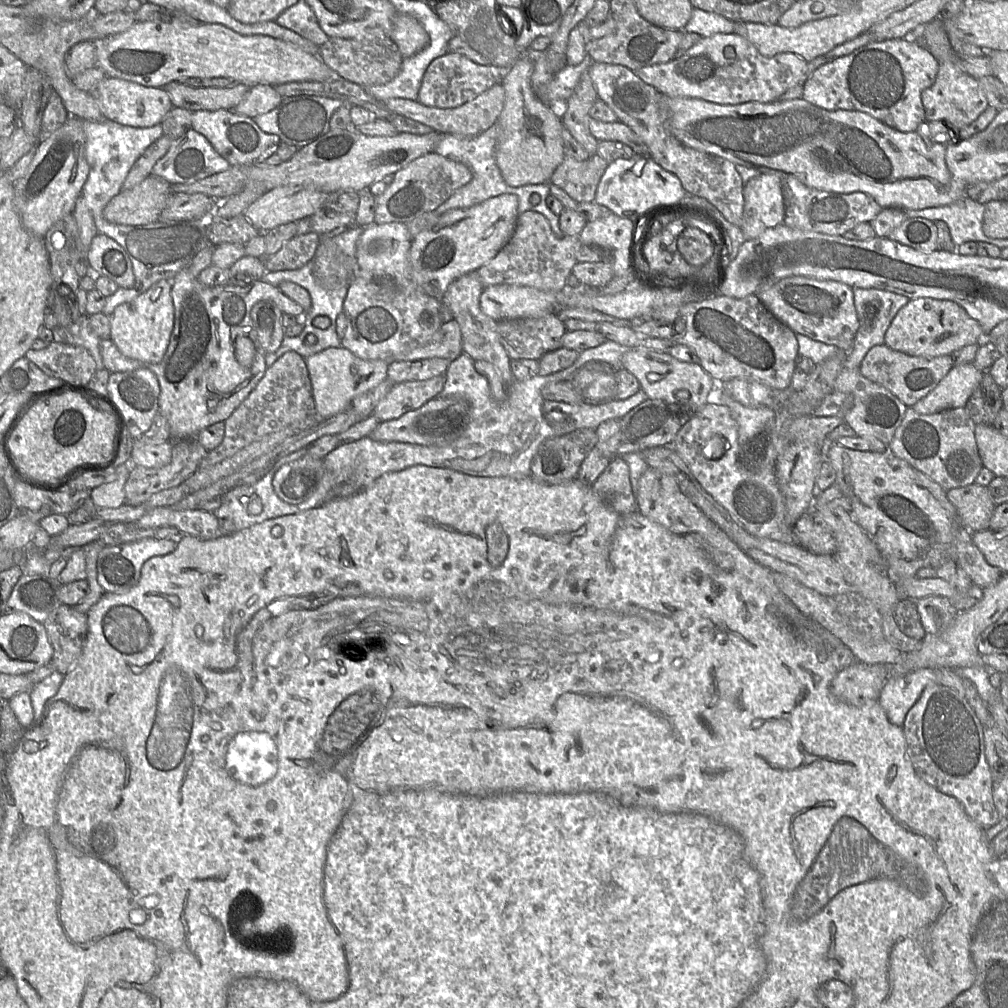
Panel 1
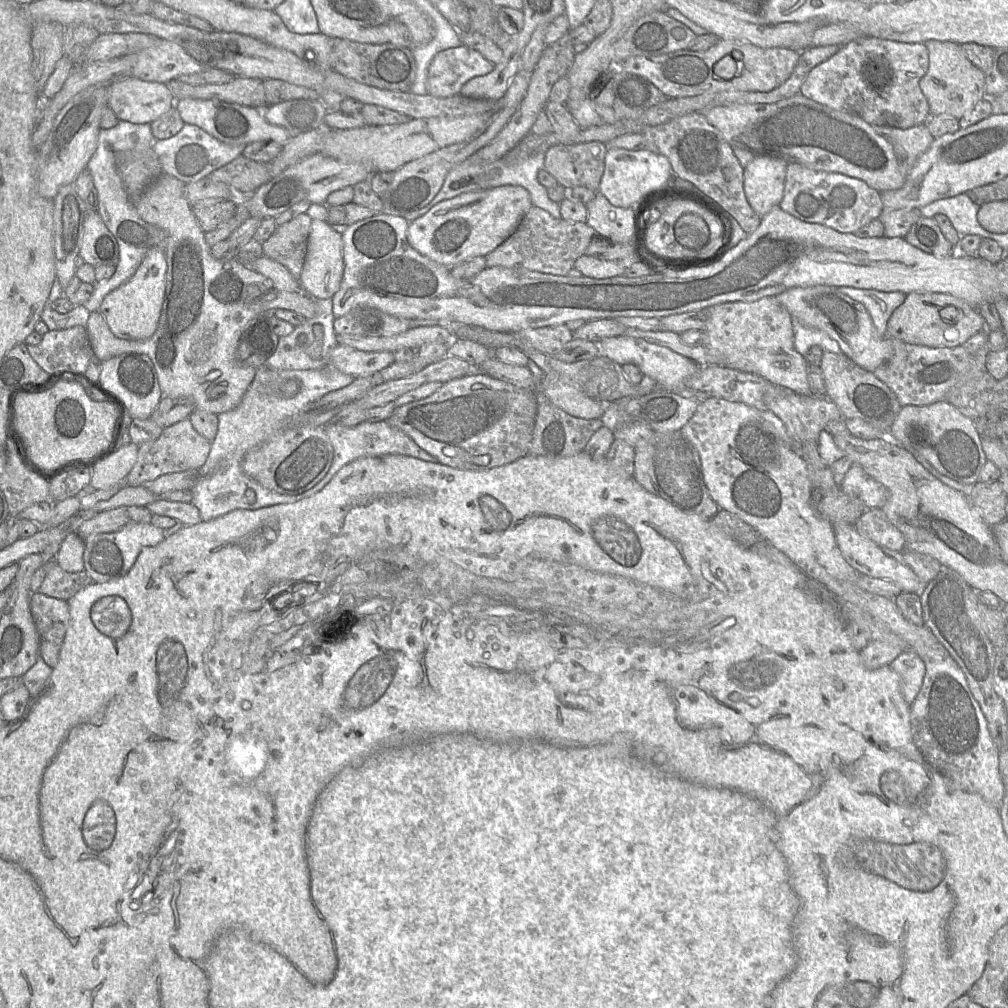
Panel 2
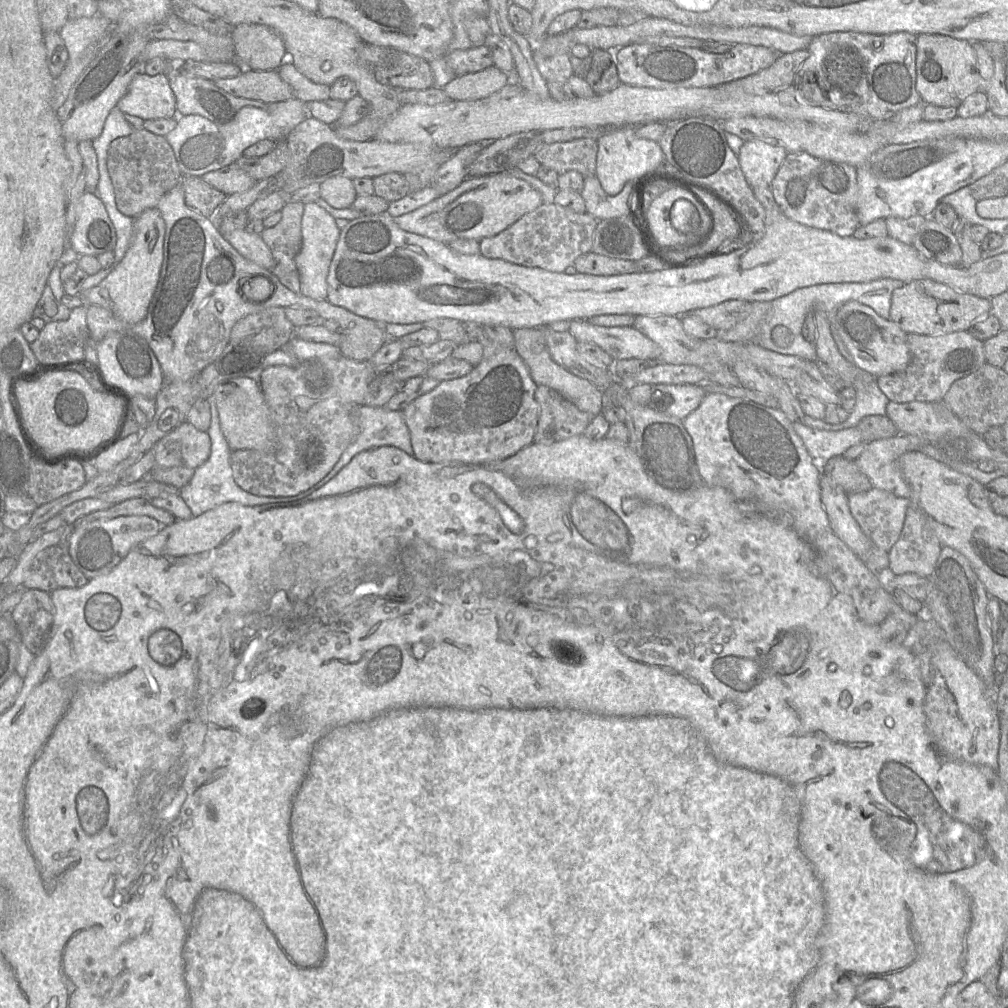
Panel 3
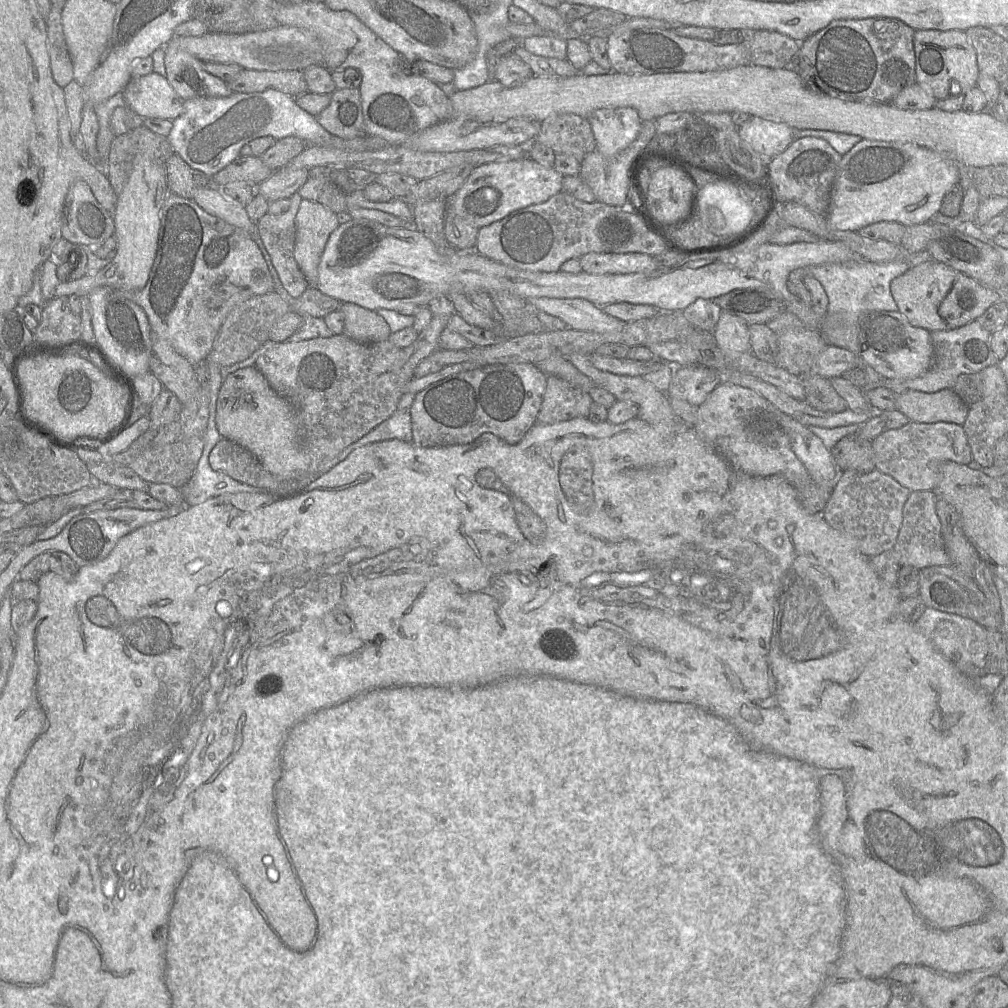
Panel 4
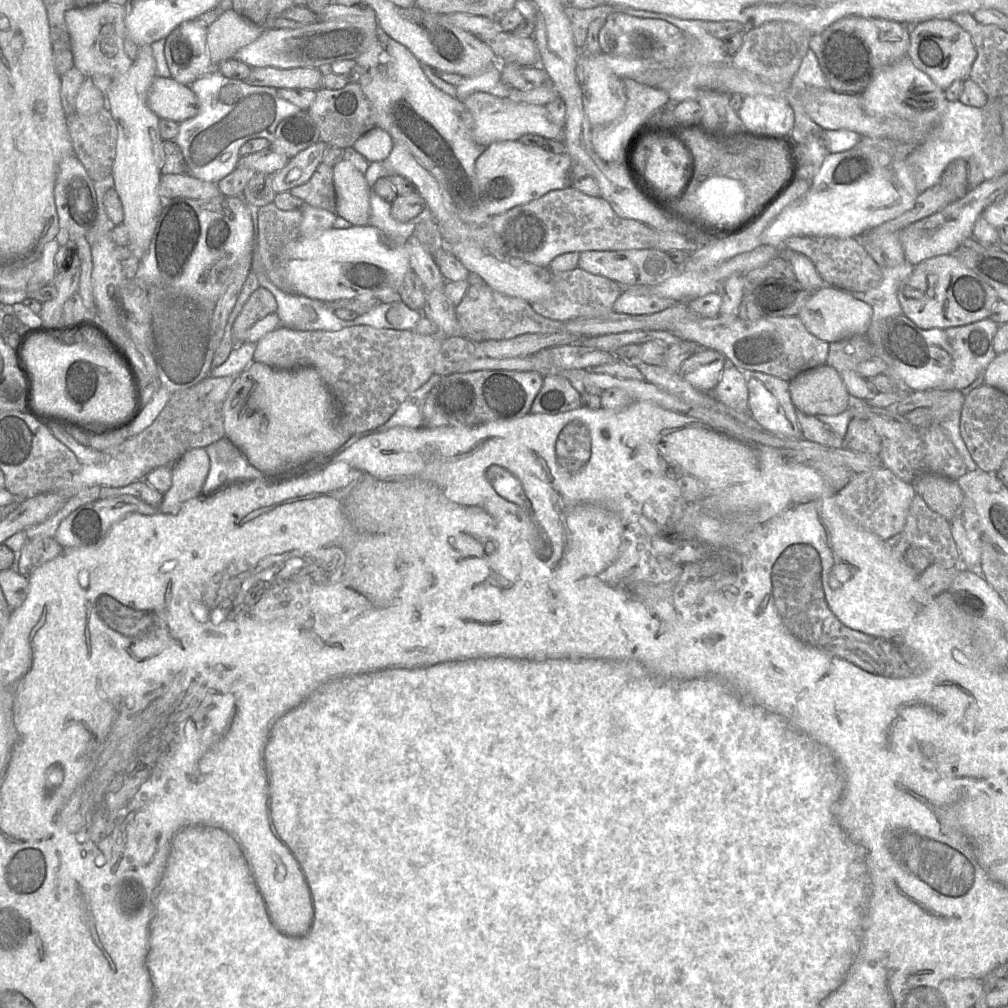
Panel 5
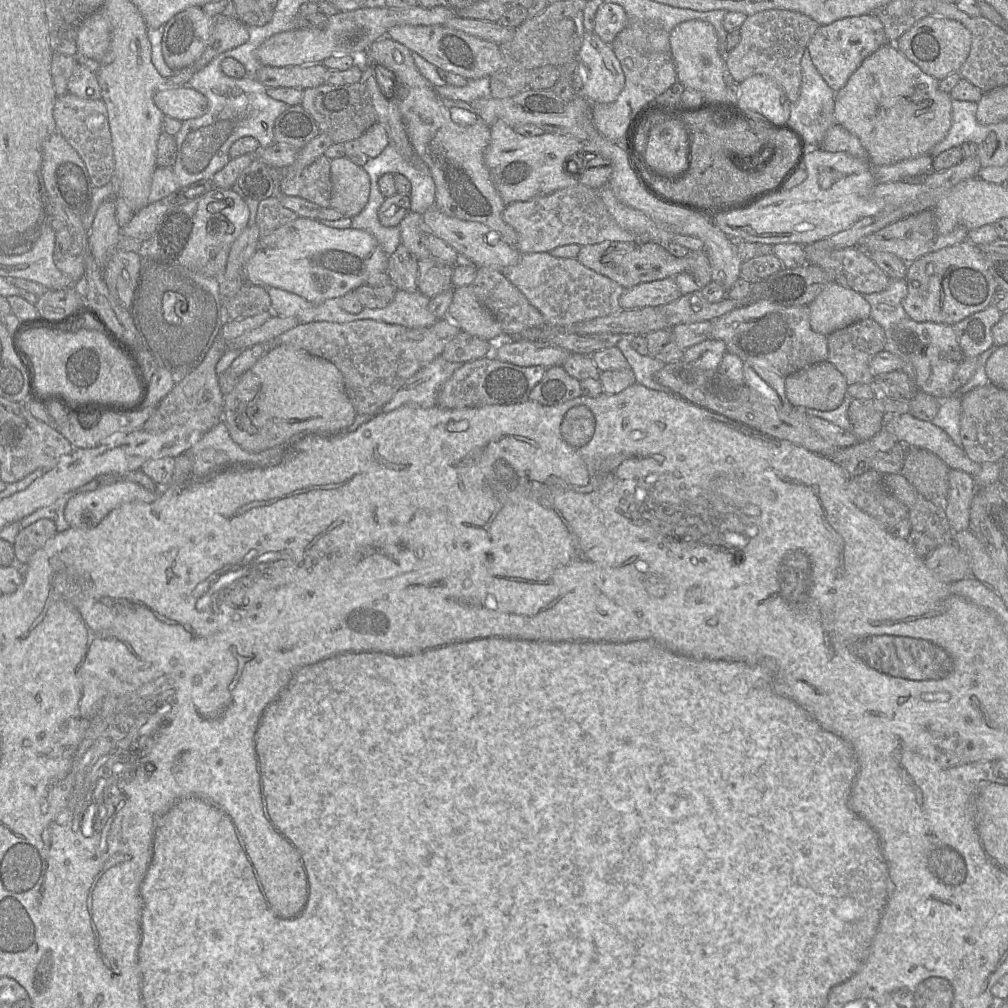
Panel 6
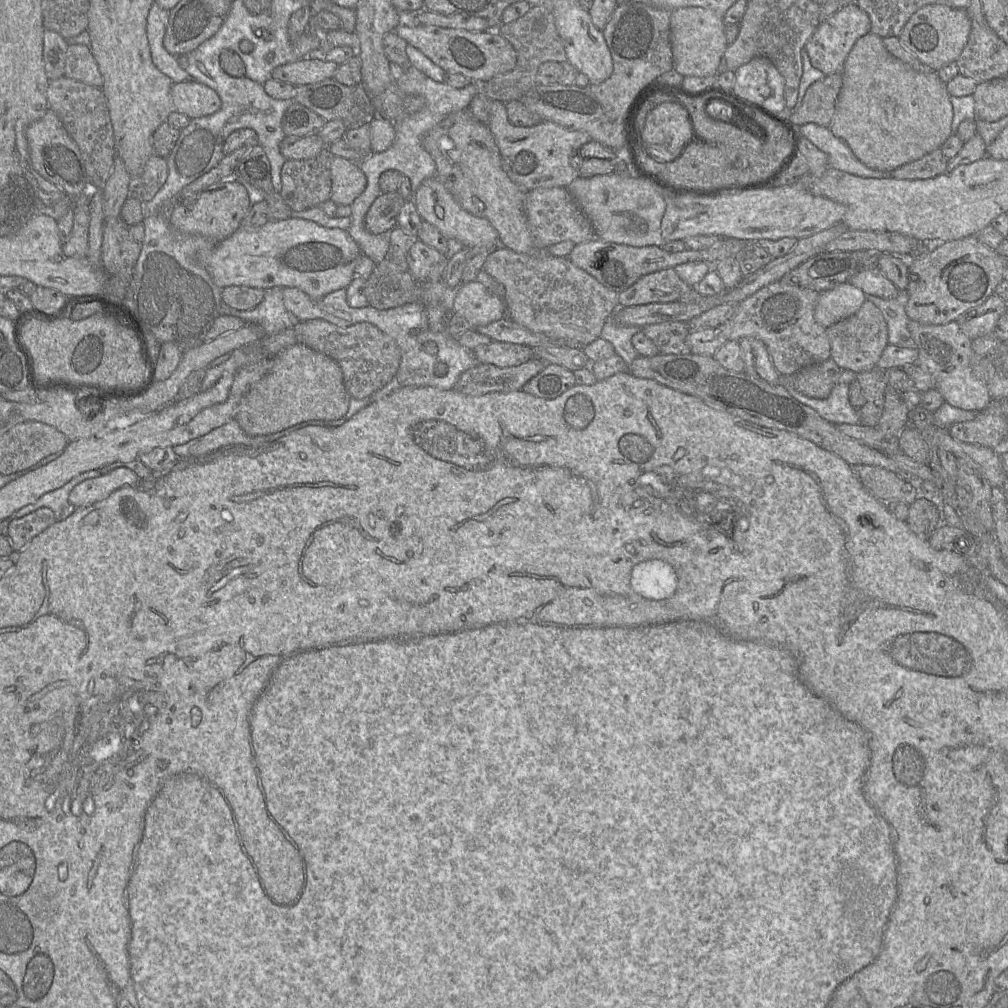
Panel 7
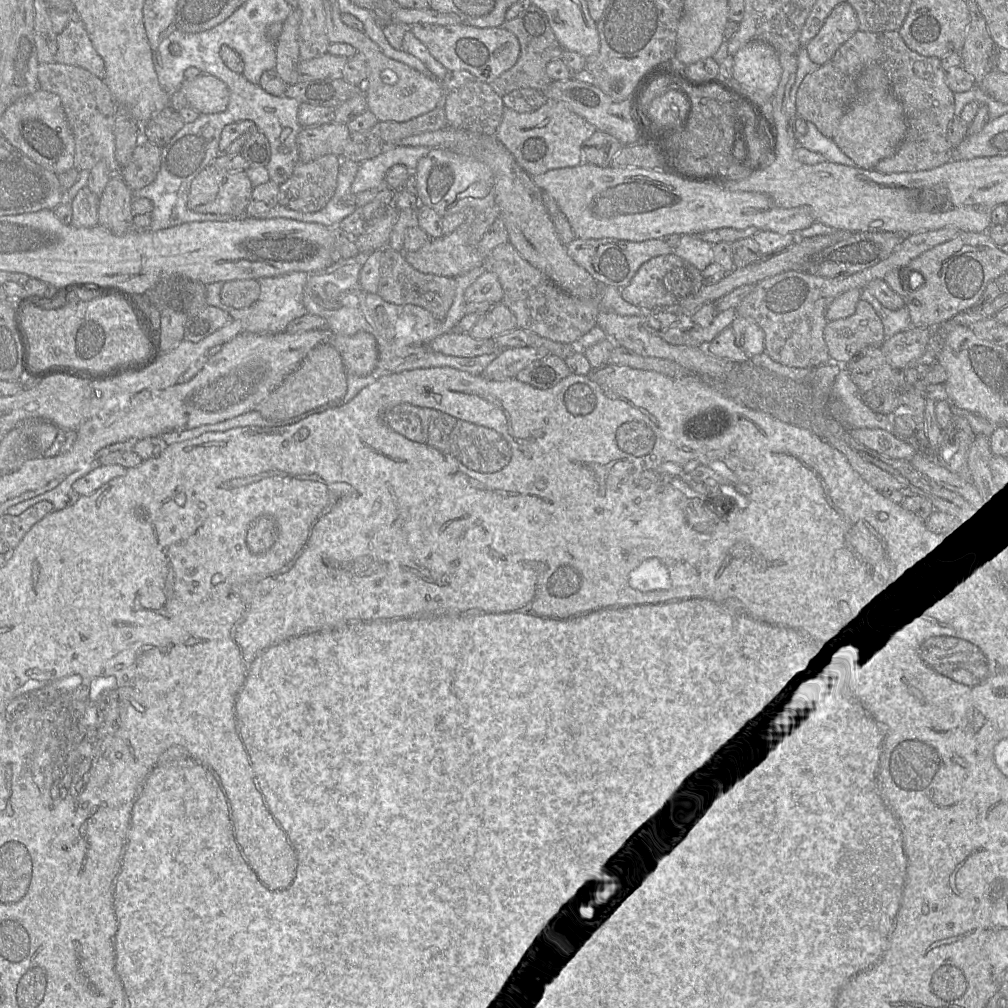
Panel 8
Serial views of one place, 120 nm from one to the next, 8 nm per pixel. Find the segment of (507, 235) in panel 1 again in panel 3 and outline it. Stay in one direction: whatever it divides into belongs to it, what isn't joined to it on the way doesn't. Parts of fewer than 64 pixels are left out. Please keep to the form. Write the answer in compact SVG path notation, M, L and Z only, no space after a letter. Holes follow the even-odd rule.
M501 172L467 177L449 193L415 211L393 218L399 227L407 232L450 244L459 239L480 241L493 237L543 203L541 193L528 182Z

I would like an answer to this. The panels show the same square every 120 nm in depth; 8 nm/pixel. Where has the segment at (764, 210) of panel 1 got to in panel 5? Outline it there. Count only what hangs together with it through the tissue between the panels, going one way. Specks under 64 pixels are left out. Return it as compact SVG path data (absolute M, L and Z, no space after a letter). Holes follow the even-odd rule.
M763 95L745 96L739 119L746 132L757 139L788 143L794 125L794 112L786 100Z

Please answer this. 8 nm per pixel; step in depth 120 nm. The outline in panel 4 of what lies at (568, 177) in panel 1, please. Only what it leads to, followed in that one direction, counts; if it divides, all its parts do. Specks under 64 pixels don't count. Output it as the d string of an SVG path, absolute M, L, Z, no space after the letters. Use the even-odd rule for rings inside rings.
M572 113L556 114L546 118L541 122L540 133L536 140L555 153L572 155L580 162L588 153L596 150L595 137L588 119Z

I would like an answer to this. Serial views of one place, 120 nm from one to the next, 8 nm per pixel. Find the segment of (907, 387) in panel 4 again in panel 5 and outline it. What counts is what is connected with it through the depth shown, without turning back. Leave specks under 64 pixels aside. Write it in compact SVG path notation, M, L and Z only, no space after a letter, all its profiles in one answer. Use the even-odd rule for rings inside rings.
M989 317L963 326L945 329L947 340L952 348L952 362L948 372L936 387L938 390L960 390L968 387L990 362L996 354L993 349L993 337L999 325Z

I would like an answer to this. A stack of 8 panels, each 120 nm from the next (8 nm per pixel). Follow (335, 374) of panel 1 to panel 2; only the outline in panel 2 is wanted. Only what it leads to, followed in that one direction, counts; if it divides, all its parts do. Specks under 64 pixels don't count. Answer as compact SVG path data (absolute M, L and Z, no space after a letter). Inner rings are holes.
M338 344L330 353L329 365L338 371L357 377L370 377L395 362L395 355L389 351L365 352L353 347Z

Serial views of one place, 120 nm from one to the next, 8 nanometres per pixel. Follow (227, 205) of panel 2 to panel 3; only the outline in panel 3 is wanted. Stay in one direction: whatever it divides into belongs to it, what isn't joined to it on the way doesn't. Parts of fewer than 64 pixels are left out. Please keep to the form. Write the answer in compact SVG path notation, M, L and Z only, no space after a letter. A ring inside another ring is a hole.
M182 175L180 184L184 190L186 205L207 218L213 216L227 197L199 176Z

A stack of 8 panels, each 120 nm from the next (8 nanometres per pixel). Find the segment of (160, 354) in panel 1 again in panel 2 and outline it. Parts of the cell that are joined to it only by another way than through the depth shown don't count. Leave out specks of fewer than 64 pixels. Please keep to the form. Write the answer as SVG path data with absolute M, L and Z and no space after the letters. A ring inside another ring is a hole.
M152 248L134 275L105 296L99 312L116 337L142 340L150 338L155 333L165 298L166 272L165 251L161 248Z

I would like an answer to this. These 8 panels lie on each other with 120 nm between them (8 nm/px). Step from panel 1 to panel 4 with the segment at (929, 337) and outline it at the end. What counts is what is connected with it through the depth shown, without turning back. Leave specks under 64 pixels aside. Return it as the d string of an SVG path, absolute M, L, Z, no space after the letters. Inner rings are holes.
M932 259L910 267L893 279L890 291L898 311L909 323L929 332L953 330L964 326L976 320L1001 299L999 291Z

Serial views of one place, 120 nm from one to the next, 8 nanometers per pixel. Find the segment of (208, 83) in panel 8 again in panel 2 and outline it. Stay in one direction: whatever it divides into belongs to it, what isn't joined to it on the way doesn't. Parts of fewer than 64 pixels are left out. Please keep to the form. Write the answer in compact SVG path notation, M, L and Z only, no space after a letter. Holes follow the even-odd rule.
M134 76L112 83L107 89L107 106L120 121L152 123L174 106L165 83L145 82Z

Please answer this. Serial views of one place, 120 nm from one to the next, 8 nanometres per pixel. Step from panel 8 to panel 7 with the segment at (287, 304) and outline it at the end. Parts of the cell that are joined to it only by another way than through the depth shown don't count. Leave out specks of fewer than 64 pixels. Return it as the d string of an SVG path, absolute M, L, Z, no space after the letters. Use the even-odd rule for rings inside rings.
M279 286L265 289L262 302L250 310L236 310L221 301L220 314L233 315L247 324L258 325L265 336L274 336L297 322L285 307L283 288Z

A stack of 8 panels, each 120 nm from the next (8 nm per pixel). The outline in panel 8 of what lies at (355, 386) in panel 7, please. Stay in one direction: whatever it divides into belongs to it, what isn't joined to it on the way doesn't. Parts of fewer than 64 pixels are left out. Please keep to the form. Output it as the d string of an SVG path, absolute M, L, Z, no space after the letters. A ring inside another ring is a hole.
M329 331L328 343L340 354L347 373L364 377L375 371L379 353L377 341L372 334L360 331L347 336Z

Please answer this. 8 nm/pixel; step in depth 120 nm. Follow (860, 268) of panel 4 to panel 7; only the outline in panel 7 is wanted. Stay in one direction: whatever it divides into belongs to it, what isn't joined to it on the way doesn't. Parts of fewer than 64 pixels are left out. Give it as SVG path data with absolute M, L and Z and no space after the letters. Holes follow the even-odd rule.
M907 289L899 291L897 296L891 299L871 295L866 295L866 299L880 310L887 324L888 344L903 348L917 348L908 329L909 317L905 310L909 300Z

